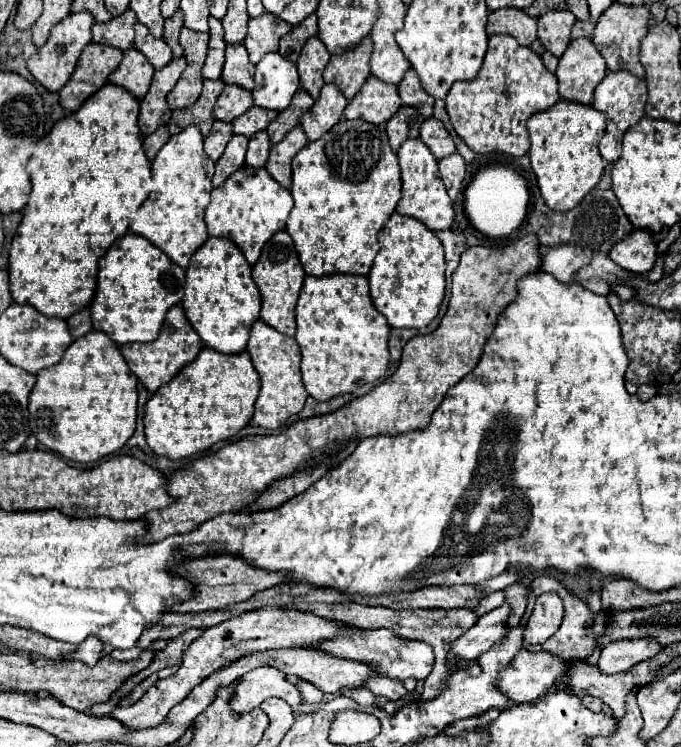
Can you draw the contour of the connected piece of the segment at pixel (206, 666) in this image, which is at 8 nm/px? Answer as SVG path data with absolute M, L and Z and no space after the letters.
M273 605L273 607L261 607L249 613L241 613L239 617L231 617L215 627L205 629L205 633L191 643L191 647L183 655L183 663L179 671L167 679L161 679L155 683L137 703L129 707L117 707L113 711L115 719L129 725L131 729L141 727L153 727L159 725L171 707L175 707L181 699L185 699L195 685L199 685L207 675L215 673L221 667L227 667L229 663L237 661L243 655L265 651L265 649L283 649L283 647L307 647L317 649L323 641L333 639L335 635L349 631L351 627L341 625L337 621L319 619L307 611L295 611L287 609L285 605Z

